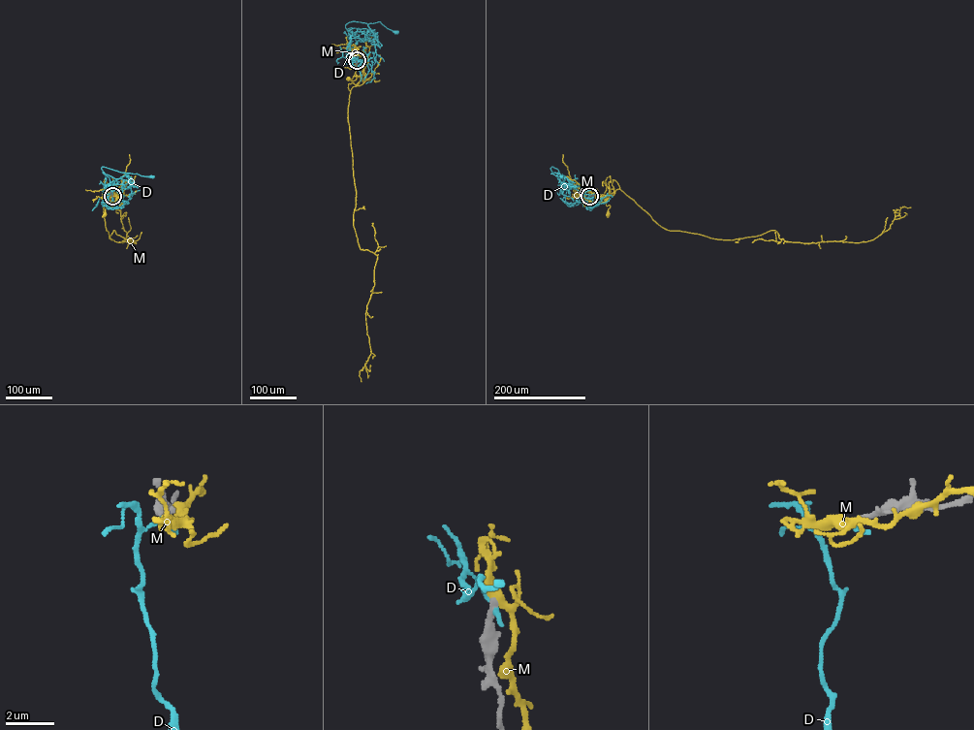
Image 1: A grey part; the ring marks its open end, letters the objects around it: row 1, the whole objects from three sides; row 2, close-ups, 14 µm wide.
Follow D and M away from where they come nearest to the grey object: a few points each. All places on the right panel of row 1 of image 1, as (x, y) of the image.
D: (589, 196), (587, 204), (583, 192), (564, 175), (550, 174), (561, 177)
M: (589, 196), (595, 193), (599, 198), (605, 198), (606, 205), (610, 206), (608, 214)

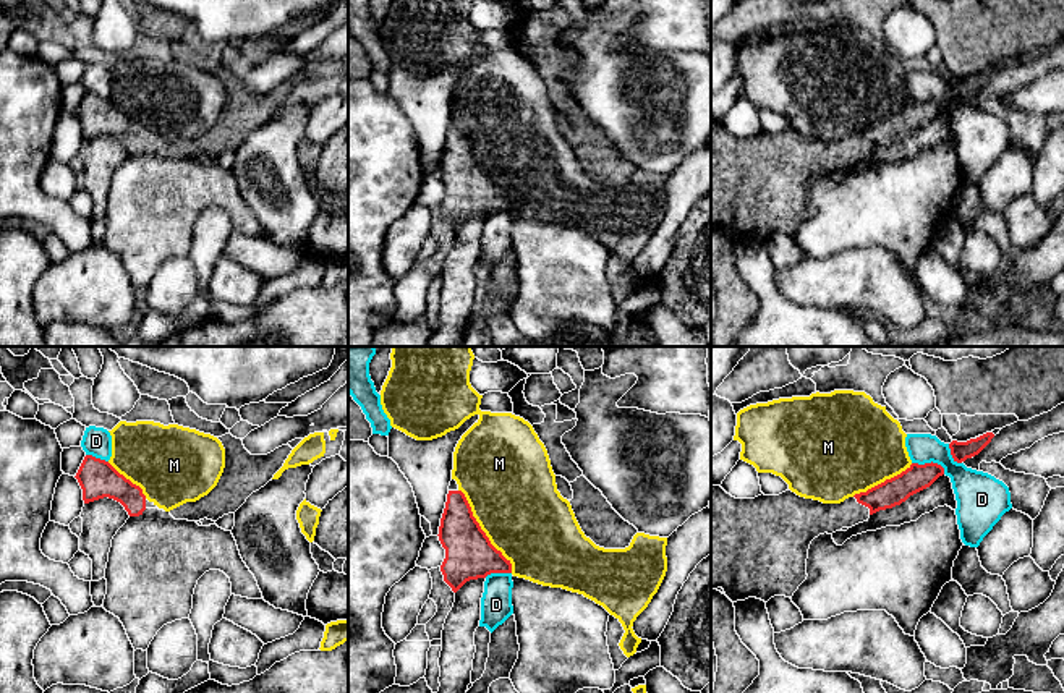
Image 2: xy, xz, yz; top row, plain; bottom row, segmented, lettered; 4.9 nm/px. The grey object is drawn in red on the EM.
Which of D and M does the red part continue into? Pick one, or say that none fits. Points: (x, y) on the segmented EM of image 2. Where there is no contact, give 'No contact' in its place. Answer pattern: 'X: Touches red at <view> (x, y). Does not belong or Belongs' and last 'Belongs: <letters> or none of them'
D: Touches red at yz (932, 462). Does not belong
M: Touches red at xz (483, 531). Does not belong
Belongs: none of them

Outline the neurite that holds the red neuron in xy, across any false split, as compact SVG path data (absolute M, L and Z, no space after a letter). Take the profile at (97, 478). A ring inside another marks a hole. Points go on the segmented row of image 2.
M86 455L76 476L84 504L109 497L120 502L130 517L146 510L143 489L120 474L109 461Z

